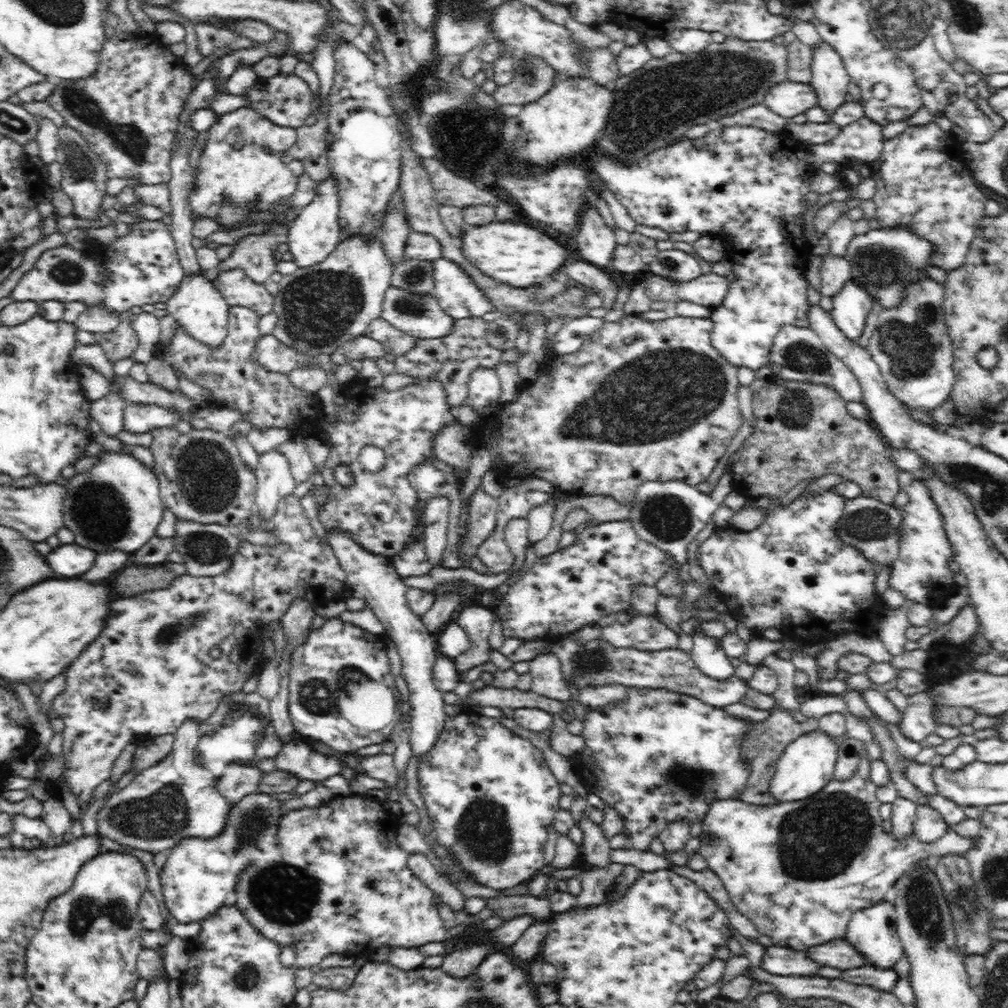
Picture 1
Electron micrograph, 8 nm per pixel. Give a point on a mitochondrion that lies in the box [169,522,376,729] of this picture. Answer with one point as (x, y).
(330, 692)

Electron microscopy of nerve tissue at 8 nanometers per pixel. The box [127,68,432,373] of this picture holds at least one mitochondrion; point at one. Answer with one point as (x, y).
(317, 309)

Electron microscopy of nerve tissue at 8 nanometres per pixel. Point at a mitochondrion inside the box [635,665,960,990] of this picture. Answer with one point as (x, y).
(818, 841)

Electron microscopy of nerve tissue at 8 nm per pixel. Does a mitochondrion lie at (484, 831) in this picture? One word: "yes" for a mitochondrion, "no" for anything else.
yes

